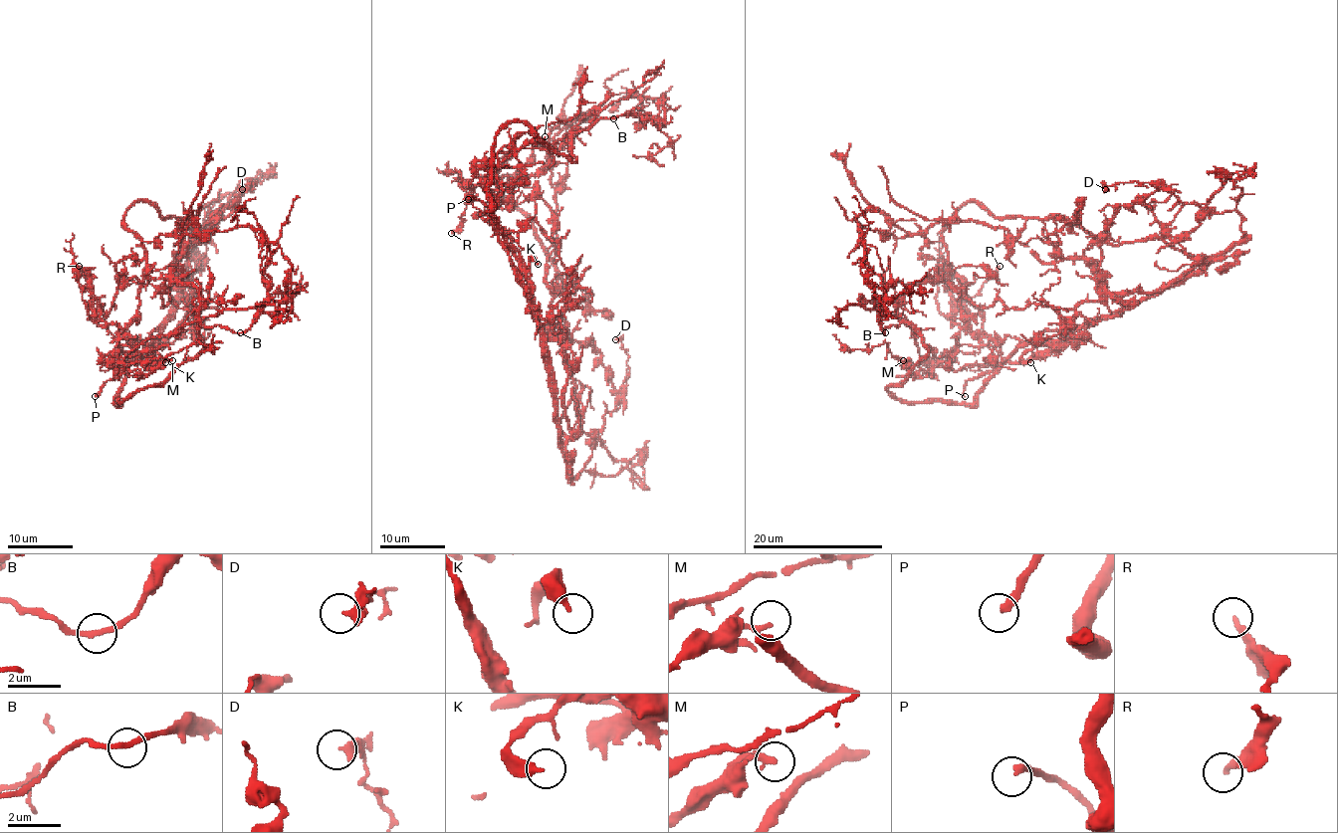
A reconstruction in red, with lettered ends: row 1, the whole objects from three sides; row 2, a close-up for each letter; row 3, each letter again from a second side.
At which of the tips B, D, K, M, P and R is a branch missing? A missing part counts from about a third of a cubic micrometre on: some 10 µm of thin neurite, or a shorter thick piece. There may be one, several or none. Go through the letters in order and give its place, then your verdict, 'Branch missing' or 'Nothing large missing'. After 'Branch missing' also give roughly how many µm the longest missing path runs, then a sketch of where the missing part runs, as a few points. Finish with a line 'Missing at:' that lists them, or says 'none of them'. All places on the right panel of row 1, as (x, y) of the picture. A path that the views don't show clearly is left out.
B: Place: (885, 332). Nothing large missing
D: Place: (1105, 189). Nothing large missing
K: Place: (1030, 362). Nothing large missing
M: Place: (903, 360). Nothing large missing
P: Place: (965, 396). Branch missing. Missing length about 60 µm
R: Place: (1000, 266). Nothing large missing
Missing at: P

